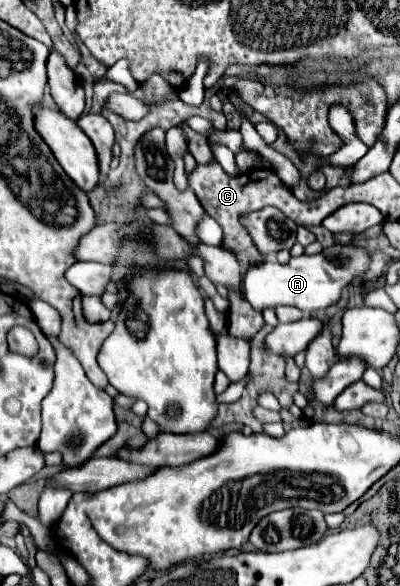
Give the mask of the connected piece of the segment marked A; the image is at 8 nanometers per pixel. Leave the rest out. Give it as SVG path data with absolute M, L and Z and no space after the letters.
M335 244L315 256L303 254L299 258L291 258L287 264L265 260L263 264L251 266L247 270L243 280L243 294L255 310L277 306L295 306L303 312L325 310L339 302L343 288L347 288L355 278L361 278L369 270L369 262L369 252L353 244Z

